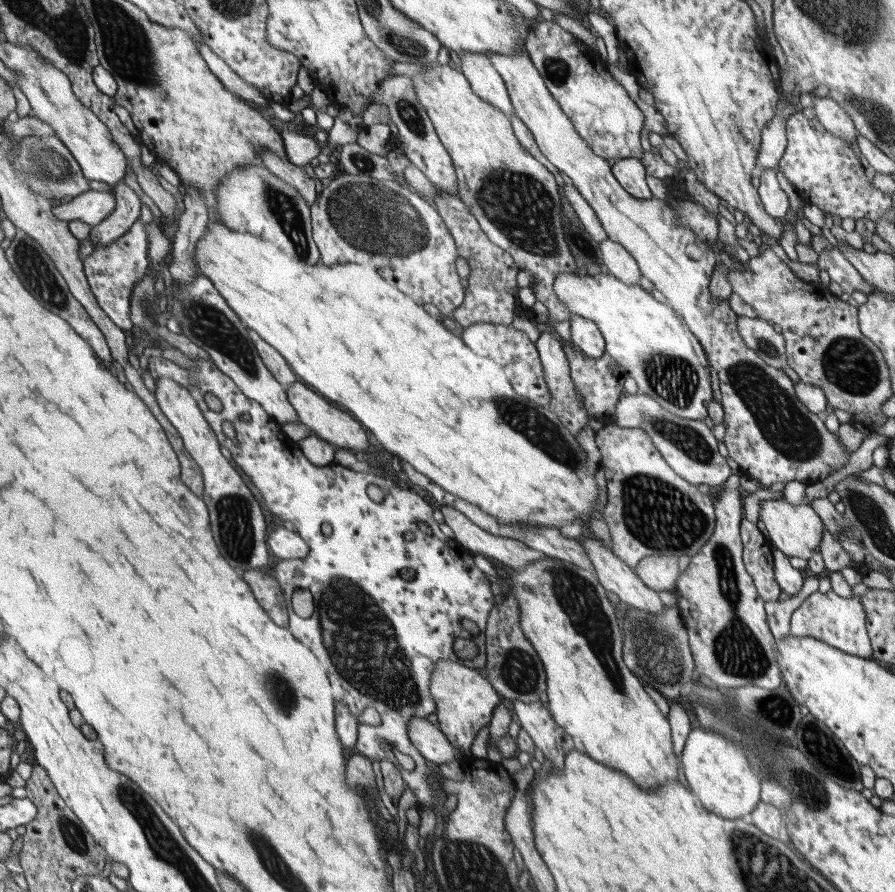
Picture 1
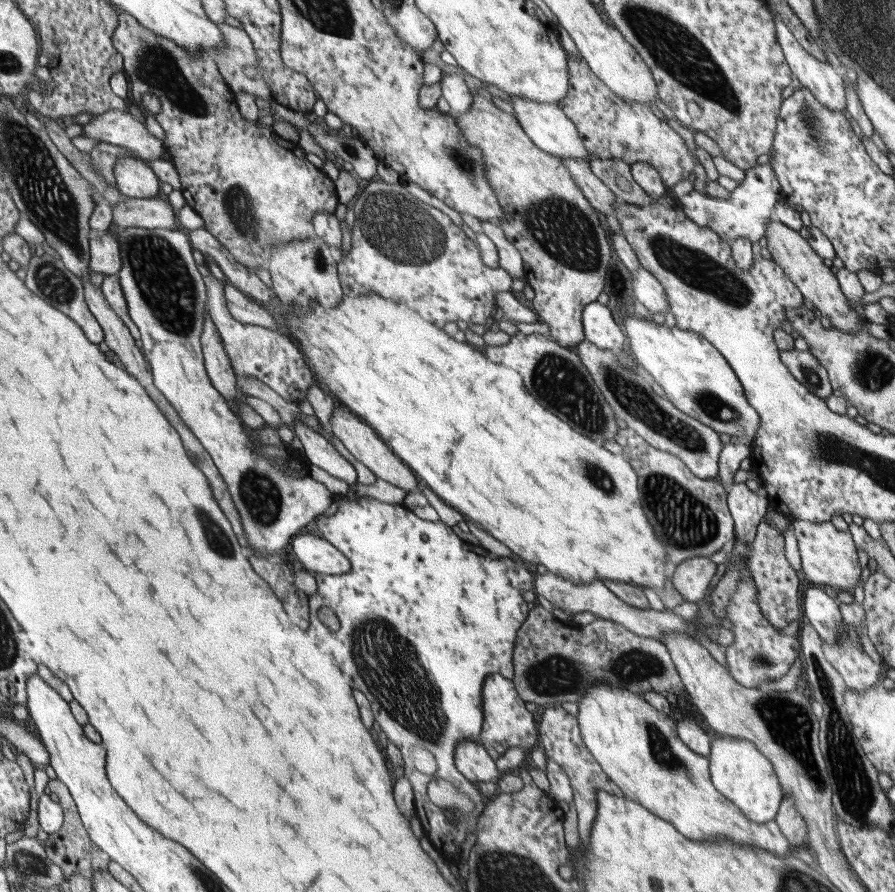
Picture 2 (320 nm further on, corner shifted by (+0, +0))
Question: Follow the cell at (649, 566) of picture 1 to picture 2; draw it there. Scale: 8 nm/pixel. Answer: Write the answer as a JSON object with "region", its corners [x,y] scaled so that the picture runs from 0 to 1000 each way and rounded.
{"region":[[[777,624],[752,633],[750,649],[764,673],[781,676],[793,652],[799,651],[800,636],[793,624]]]}

